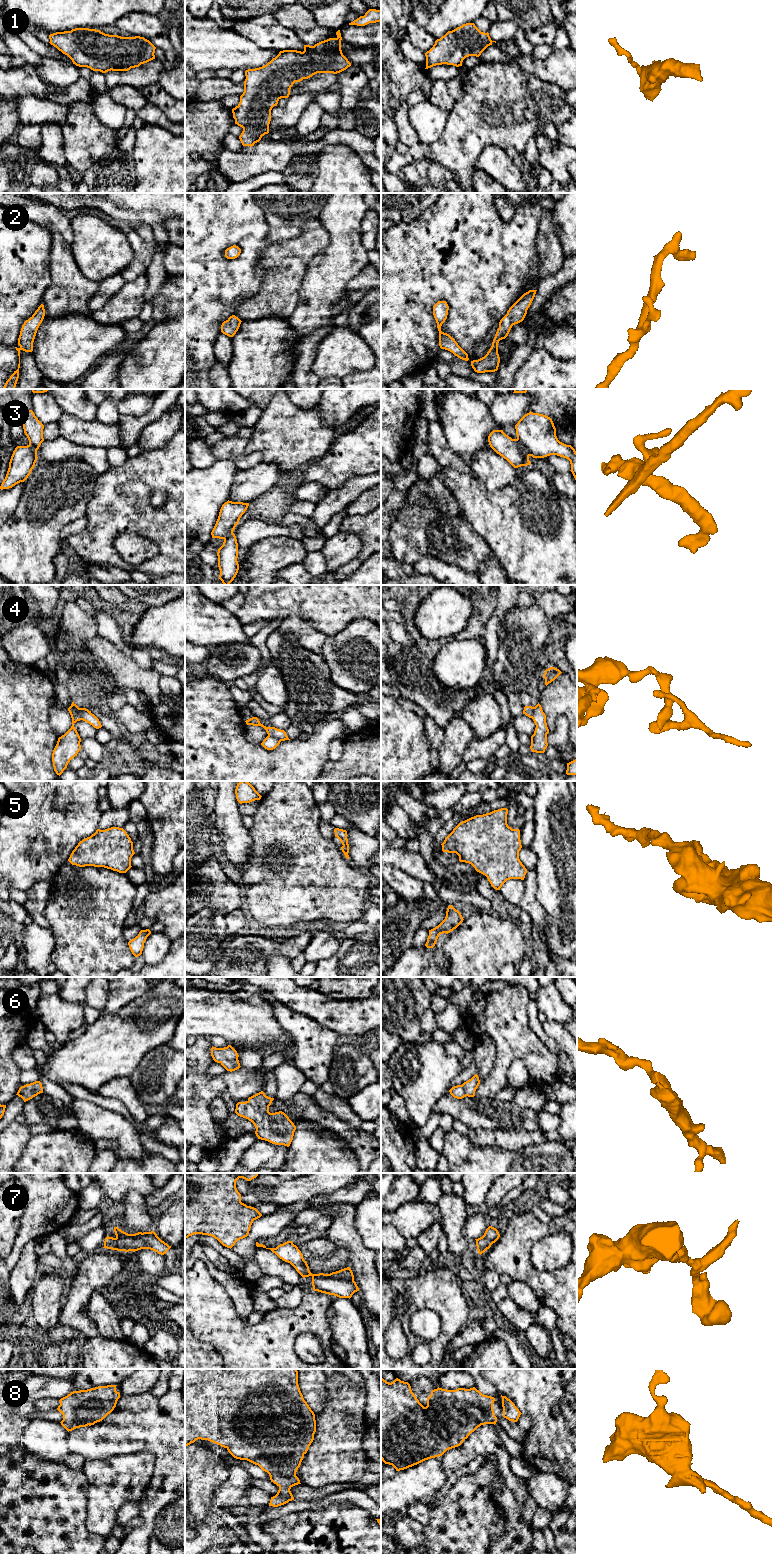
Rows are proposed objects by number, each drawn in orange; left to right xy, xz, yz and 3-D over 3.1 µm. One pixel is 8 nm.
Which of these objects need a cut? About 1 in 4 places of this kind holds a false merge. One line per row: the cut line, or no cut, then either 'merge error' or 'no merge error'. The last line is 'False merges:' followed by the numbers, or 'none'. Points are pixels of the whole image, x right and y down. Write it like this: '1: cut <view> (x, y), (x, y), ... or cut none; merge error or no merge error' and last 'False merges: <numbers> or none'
1: cut none; no merge error
2: cut none; no merge error
3: cut yz (516, 439), (529, 455); merge error
4: cut xz (268, 734), (280, 741); merge error
5: cut none; no merge error
6: cut none; no merge error
7: cut xz (312, 1275), (351, 1279), (353, 1281); merge error
8: cut none; no merge error
False merges: 3, 4, 7

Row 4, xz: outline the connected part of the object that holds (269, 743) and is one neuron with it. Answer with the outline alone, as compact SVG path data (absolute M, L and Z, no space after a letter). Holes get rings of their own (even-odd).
M268 735L264 740L263 742L261 743L261 745L267 749L267 750L273 750L275 749L279 744L280 744L280 740L275 738L275 737L272 737L270 735Z

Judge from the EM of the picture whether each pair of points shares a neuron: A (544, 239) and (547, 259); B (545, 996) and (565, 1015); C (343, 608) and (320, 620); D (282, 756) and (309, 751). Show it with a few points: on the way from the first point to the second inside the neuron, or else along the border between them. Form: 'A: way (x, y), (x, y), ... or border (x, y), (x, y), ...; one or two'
A: way (547, 244), (547, 254); one
B: way (550, 1001), (560, 1011); one
C: way (337, 608), (332, 608), (326, 614); one
D: way (289, 756), (302, 756); one

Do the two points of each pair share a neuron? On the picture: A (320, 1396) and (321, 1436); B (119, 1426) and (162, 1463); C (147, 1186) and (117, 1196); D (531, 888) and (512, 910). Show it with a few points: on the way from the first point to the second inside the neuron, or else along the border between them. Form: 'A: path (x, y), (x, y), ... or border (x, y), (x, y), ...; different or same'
A: border (325, 1387), (327, 1399), (324, 1406), (315, 1414); different
B: path (132, 1428), (136, 1428), (158, 1450); same
C: path (140, 1186), (127, 1186), (124, 1189); same
D: border (517, 905), (528, 914), (531, 921); different

